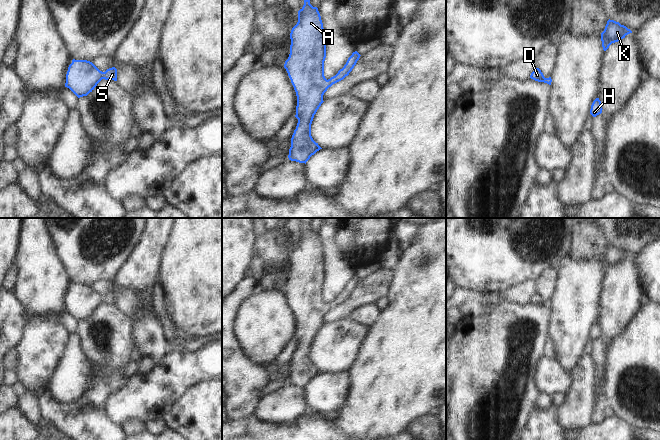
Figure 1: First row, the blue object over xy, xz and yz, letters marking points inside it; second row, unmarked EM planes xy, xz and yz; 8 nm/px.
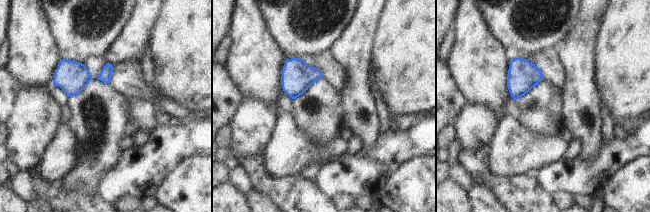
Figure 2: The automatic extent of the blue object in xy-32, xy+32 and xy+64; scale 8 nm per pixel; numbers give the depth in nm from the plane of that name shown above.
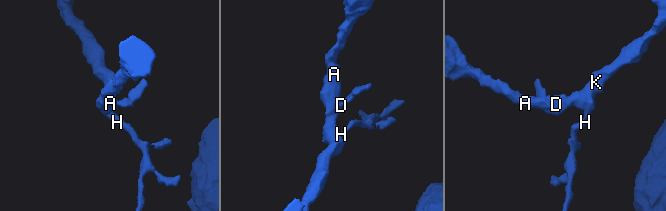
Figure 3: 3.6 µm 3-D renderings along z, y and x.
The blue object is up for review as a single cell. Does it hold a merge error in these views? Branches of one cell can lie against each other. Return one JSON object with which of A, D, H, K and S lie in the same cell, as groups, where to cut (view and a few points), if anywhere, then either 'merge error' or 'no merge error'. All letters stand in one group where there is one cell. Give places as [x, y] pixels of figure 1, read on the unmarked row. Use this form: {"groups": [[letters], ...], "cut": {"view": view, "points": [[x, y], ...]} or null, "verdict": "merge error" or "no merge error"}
{"groups": [["A", "D", "H", "K", "S"]], "cut": null, "verdict": "no merge error"}

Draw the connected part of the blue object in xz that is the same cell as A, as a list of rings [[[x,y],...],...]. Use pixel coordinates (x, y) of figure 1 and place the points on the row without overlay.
[[[304,224],[303,231],[298,235],[298,246],[291,254],[290,263],[290,278],[285,285],[284,292],[296,316],[297,330],[295,341],[298,343],[298,347],[291,362],[288,382],[291,385],[306,388],[312,379],[322,373],[311,360],[311,348],[314,339],[324,326],[324,317],[333,308],[343,304],[349,299],[361,279],[357,275],[353,276],[344,291],[340,293],[335,300],[328,304],[325,302],[324,285],[326,282],[326,262],[324,260],[323,247],[318,232],[313,231],[310,228],[310,224]]]

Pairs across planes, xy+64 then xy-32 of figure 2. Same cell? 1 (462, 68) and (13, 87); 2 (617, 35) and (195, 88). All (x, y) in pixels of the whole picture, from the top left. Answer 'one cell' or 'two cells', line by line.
1: two cells
2: one cell

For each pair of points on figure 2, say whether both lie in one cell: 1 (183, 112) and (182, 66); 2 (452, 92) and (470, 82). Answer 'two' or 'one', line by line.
1: two
2: two

